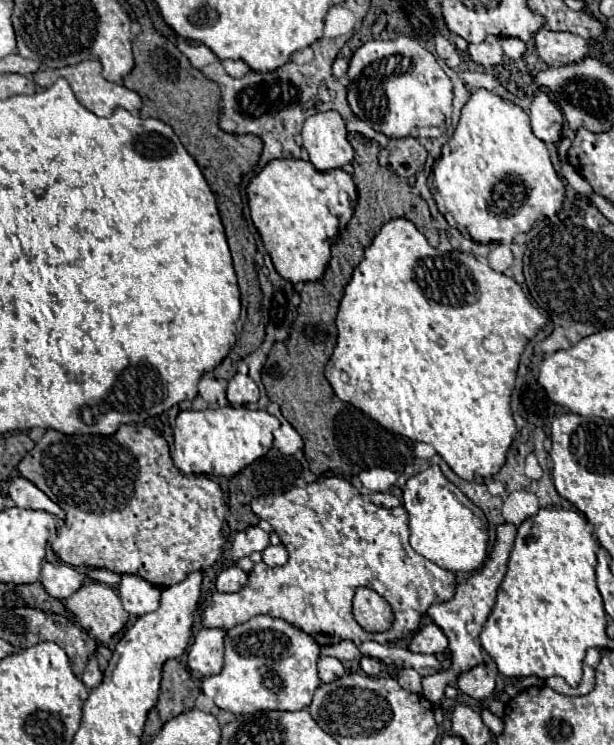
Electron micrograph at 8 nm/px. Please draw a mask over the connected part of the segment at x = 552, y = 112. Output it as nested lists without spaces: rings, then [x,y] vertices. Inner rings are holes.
[[[545,92],[535,94],[531,108],[529,108],[529,118],[531,118],[533,132],[539,140],[553,142],[553,144],[559,142],[561,130],[563,130],[563,124],[565,124],[563,114]]]

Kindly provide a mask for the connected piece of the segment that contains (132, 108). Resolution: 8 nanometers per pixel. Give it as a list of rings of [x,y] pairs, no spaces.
[[[85,60],[85,62],[79,62],[75,66],[67,66],[67,68],[57,68],[57,70],[43,70],[43,72],[35,72],[33,78],[35,78],[35,84],[39,84],[41,88],[47,88],[51,86],[59,76],[63,76],[75,98],[79,100],[79,104],[83,104],[87,110],[91,110],[93,114],[97,116],[111,116],[115,108],[125,108],[129,112],[137,112],[141,108],[141,98],[137,92],[121,86],[121,84],[113,84],[113,82],[107,82],[103,76],[101,76],[101,64],[99,60]]]

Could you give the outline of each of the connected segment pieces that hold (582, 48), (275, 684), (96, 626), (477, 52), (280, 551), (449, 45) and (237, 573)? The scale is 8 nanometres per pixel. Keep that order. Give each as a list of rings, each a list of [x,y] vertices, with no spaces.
[[[541,28],[535,34],[535,46],[541,60],[545,60],[547,64],[561,66],[581,60],[589,52],[591,42],[581,36],[575,36],[573,32],[553,32],[549,28]]]
[[[255,616],[249,622],[227,630],[225,666],[219,674],[205,676],[201,680],[201,690],[213,698],[217,708],[233,714],[251,714],[259,710],[303,710],[311,704],[313,692],[319,686],[317,656],[319,644],[315,644],[315,640],[311,640],[311,636],[307,636],[303,630],[271,616]]]
[[[101,582],[81,586],[65,600],[65,608],[75,616],[75,624],[99,642],[109,642],[129,620],[119,596]]]
[[[487,36],[479,44],[469,44],[469,54],[471,54],[471,60],[481,64],[481,66],[501,64],[501,60],[503,60],[501,38],[499,36]]]
[[[283,544],[267,546],[263,550],[263,562],[267,566],[283,566],[283,564],[287,564],[287,550],[285,550],[285,546]]]
[[[437,34],[437,36],[435,36],[435,50],[437,50],[439,58],[441,58],[449,68],[457,68],[457,66],[459,66],[461,58],[459,58],[457,48],[455,48],[455,44],[453,44],[451,40],[447,40],[445,36]]]
[[[231,566],[217,576],[215,584],[219,592],[237,592],[243,584],[247,584],[247,574],[239,566]]]

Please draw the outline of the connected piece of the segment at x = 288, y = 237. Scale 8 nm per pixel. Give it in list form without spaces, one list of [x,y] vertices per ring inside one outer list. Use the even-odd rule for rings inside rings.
[[[271,160],[247,186],[249,210],[255,228],[273,260],[275,270],[291,282],[319,280],[331,258],[331,240],[351,220],[357,188],[341,168],[321,172],[309,160]]]

